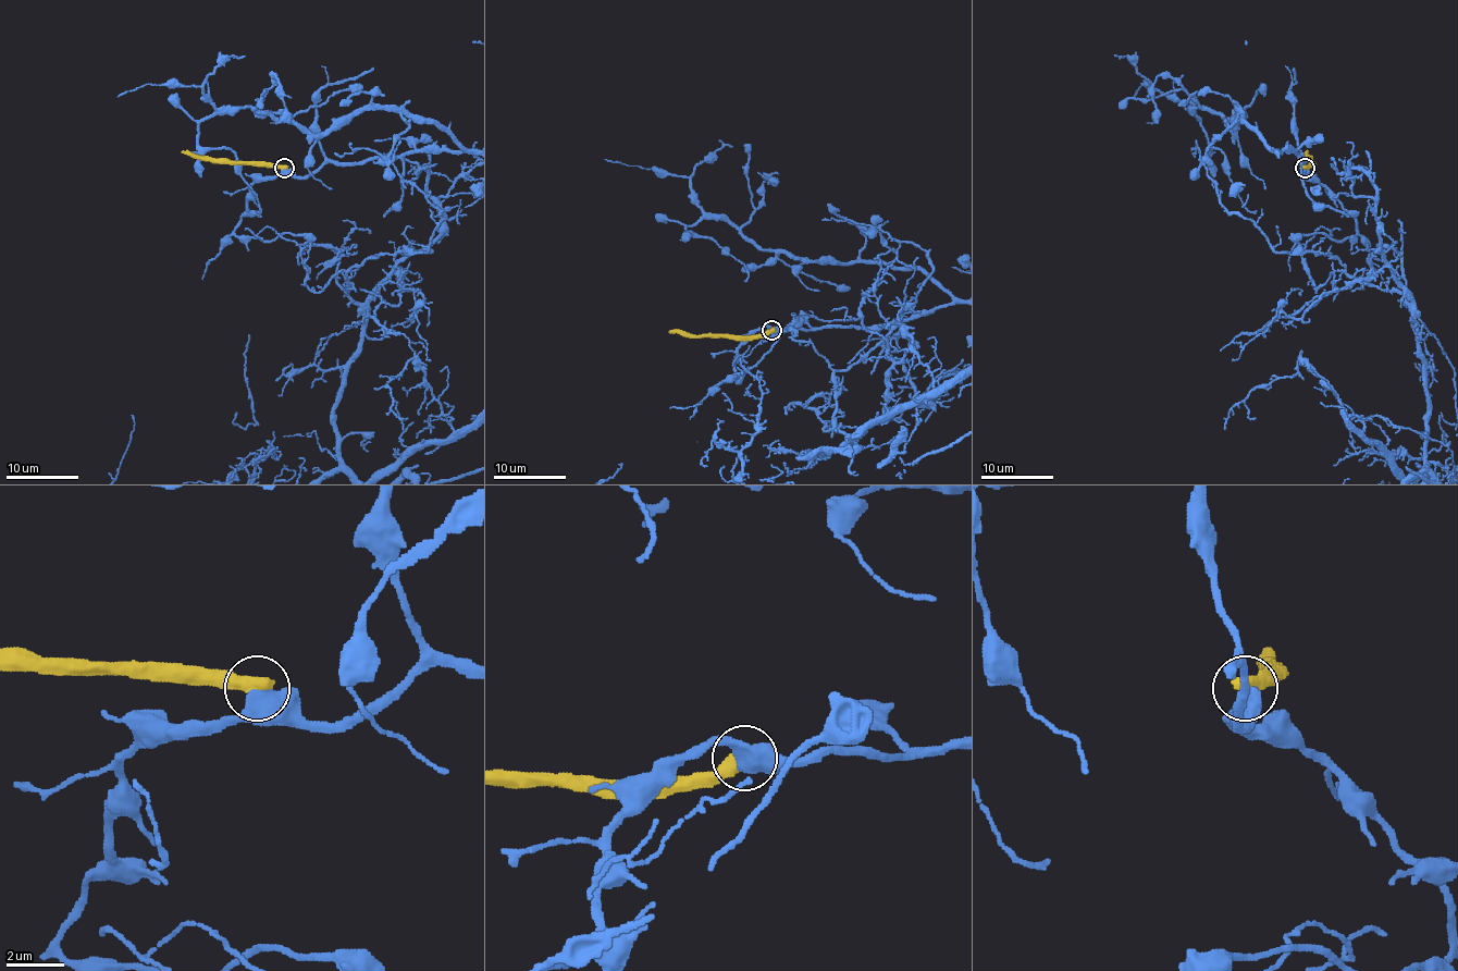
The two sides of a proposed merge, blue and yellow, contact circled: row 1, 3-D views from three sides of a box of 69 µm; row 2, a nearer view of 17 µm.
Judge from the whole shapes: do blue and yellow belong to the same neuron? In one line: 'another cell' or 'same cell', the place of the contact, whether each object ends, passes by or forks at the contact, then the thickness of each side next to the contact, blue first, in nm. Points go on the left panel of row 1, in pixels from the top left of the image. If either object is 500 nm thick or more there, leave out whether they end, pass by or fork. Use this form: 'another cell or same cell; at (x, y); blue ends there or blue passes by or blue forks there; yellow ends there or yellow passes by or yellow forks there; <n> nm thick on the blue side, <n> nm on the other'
another cell; at (284, 168); 650 nm thick on the blue side, 600 nm on the other

